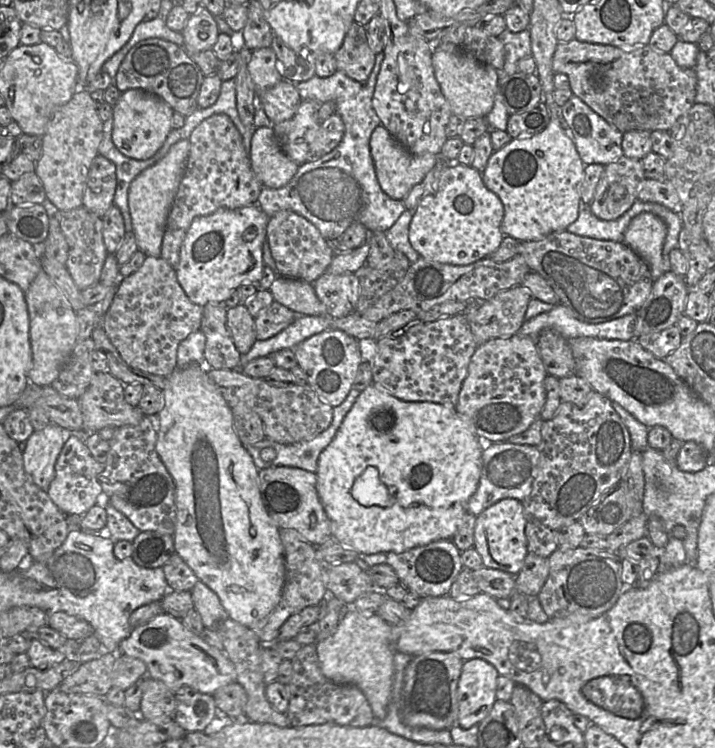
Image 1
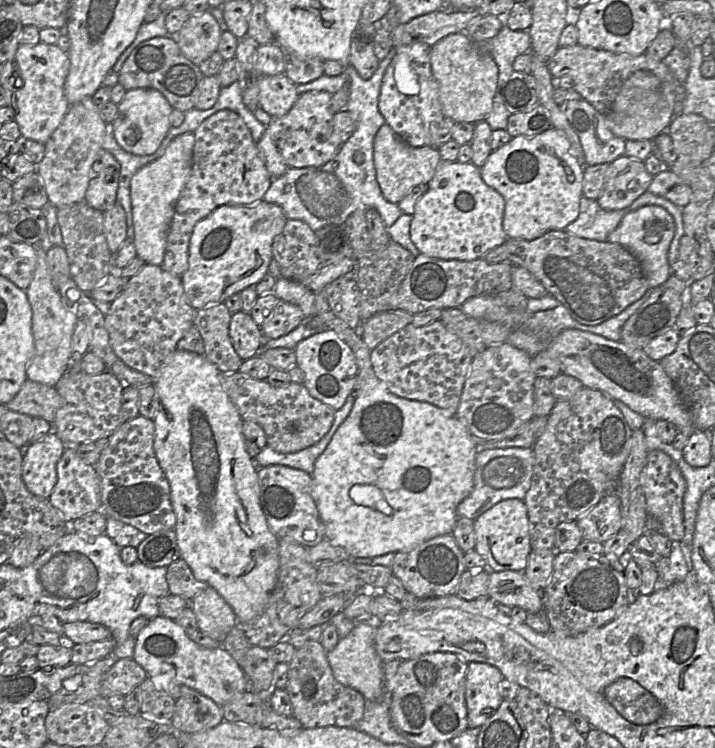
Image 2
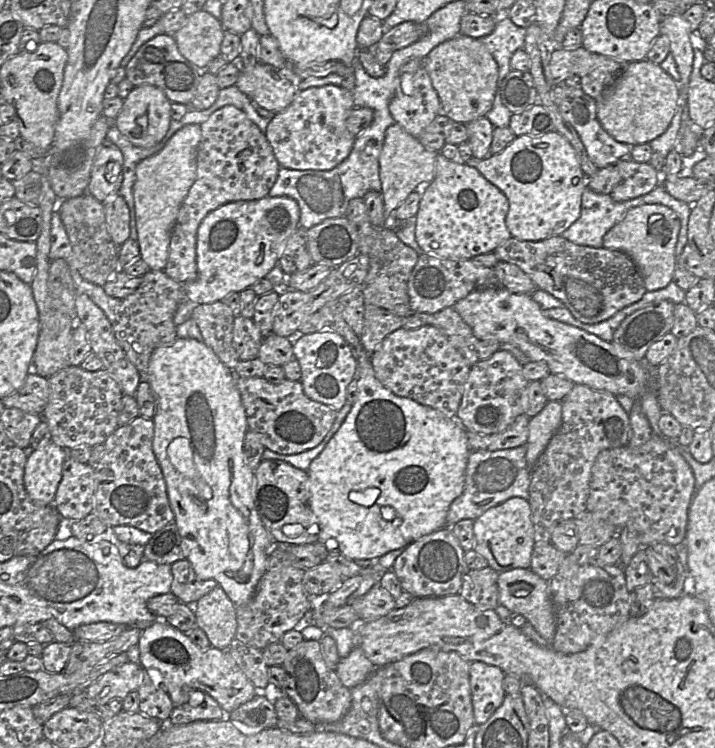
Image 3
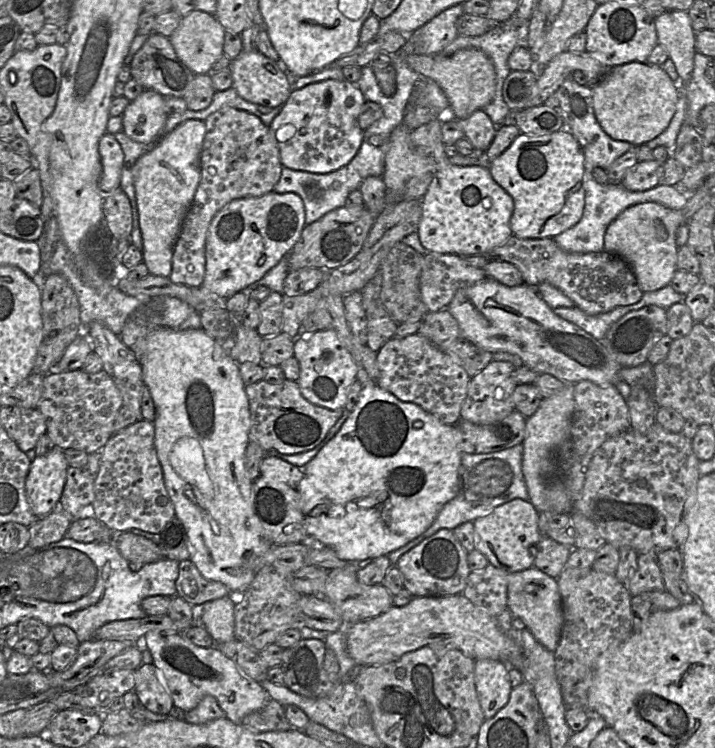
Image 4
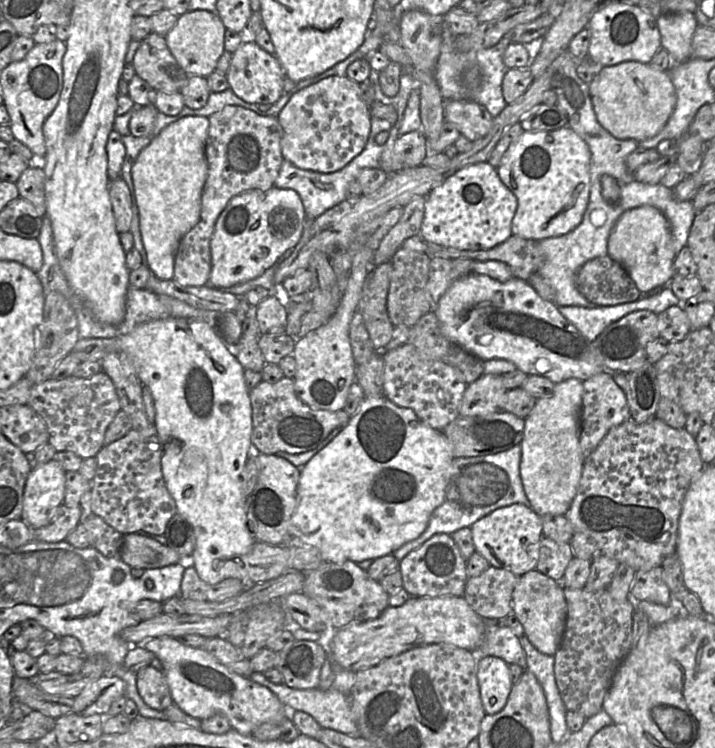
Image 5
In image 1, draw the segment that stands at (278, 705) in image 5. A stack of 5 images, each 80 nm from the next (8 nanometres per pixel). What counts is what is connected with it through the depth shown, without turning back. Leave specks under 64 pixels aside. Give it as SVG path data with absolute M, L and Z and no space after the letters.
M166 613L134 628L120 643L119 654L142 660L147 667L147 676L162 682L173 693L182 686L188 686L213 695L220 687L236 682L237 678L235 667L225 652L208 645L187 629L181 620Z

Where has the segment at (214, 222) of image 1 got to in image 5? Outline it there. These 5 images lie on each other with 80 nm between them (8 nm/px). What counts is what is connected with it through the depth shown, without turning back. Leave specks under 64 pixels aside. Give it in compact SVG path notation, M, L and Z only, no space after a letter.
M271 187L269 190L248 190L234 196L219 215L210 241L211 273L208 285L225 289L262 275L286 251L292 250L300 241L306 218L303 203L292 189Z

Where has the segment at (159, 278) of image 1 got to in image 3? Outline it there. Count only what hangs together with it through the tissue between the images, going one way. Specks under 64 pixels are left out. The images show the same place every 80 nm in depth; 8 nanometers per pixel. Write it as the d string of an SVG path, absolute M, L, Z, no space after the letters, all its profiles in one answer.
M149 270L142 276L139 288L122 299L120 318L112 324L112 328L118 344L145 379L153 352L159 347L170 345L177 338L173 319L183 298L186 298L184 285L168 277L164 271Z

